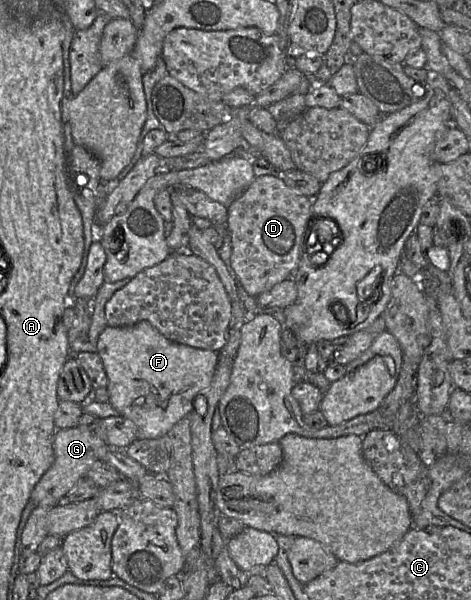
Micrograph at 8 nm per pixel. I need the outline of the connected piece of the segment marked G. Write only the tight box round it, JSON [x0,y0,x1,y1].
[31,425,109,507]

